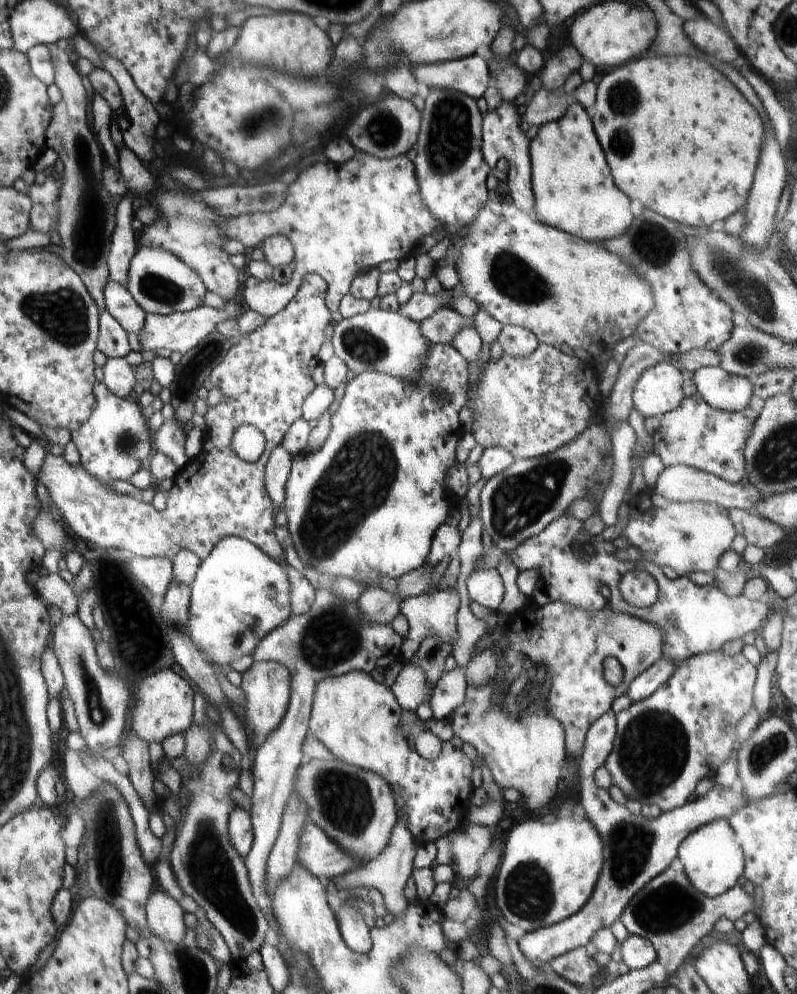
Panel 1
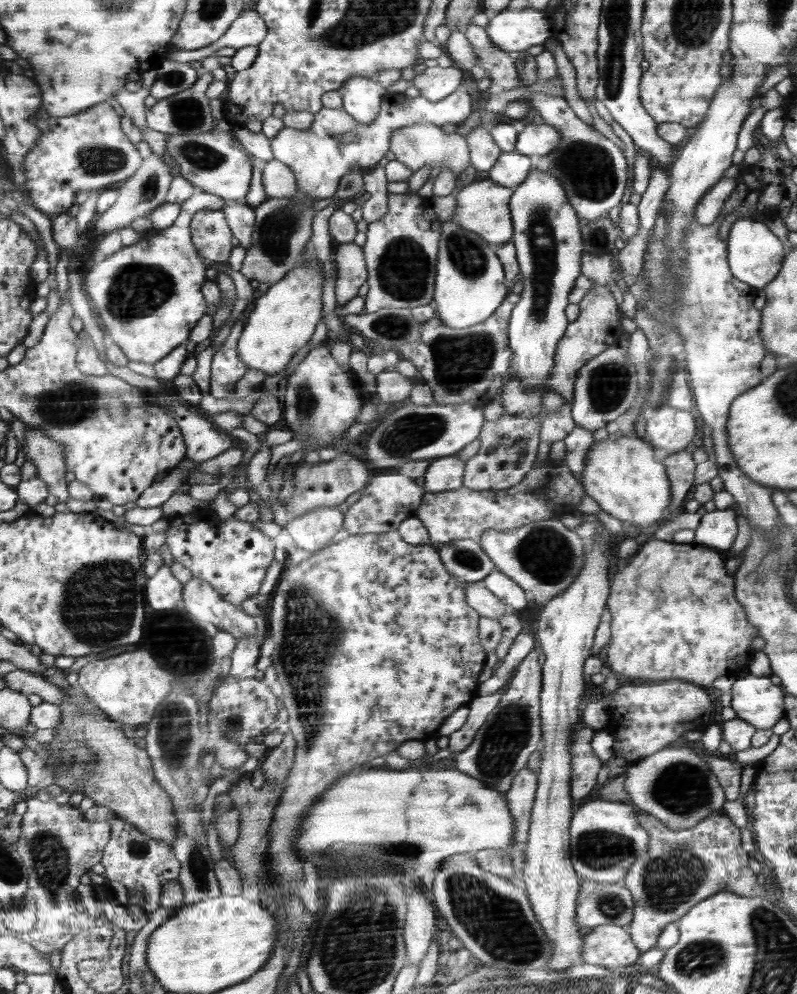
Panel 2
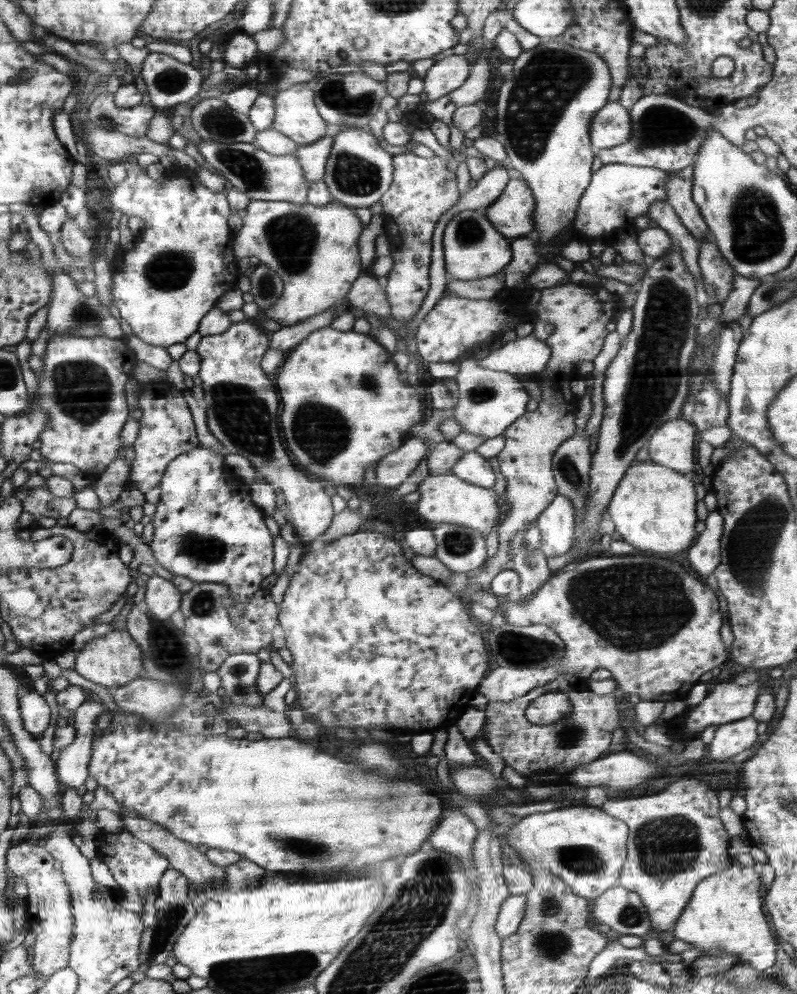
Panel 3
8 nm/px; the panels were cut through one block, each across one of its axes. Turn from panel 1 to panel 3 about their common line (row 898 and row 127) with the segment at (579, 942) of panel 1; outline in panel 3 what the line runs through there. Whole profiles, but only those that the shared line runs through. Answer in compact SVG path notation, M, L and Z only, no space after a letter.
M617 101L609 102L593 118L590 132L595 152L624 144L632 138L630 114Z

